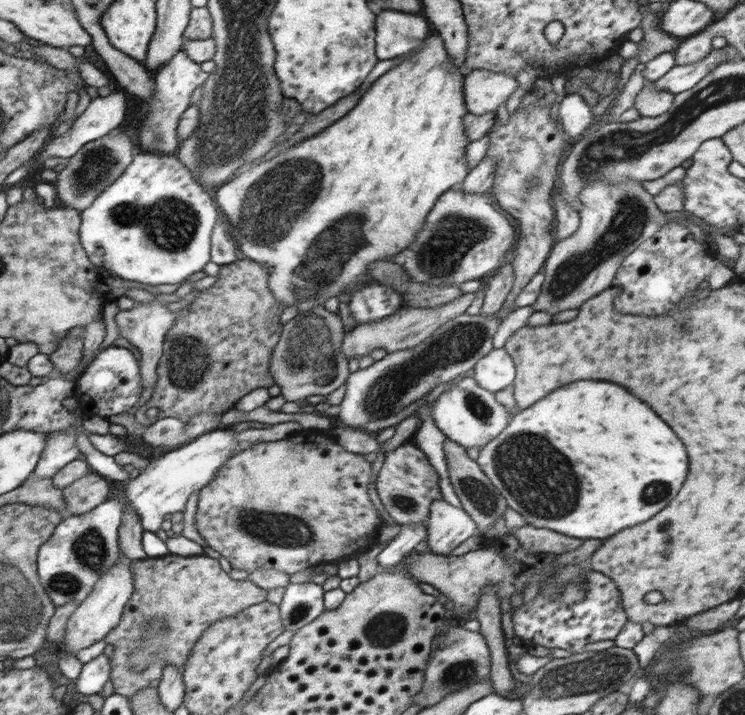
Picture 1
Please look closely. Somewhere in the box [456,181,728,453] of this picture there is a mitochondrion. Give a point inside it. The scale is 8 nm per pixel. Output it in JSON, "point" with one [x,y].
{"point":[631,218]}

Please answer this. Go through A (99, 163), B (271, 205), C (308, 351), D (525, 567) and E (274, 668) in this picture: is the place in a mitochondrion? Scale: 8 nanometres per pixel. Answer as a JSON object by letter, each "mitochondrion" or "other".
{"A":"mitochondrion","B":"mitochondrion","C":"mitochondrion","D":"other","E":"other"}

